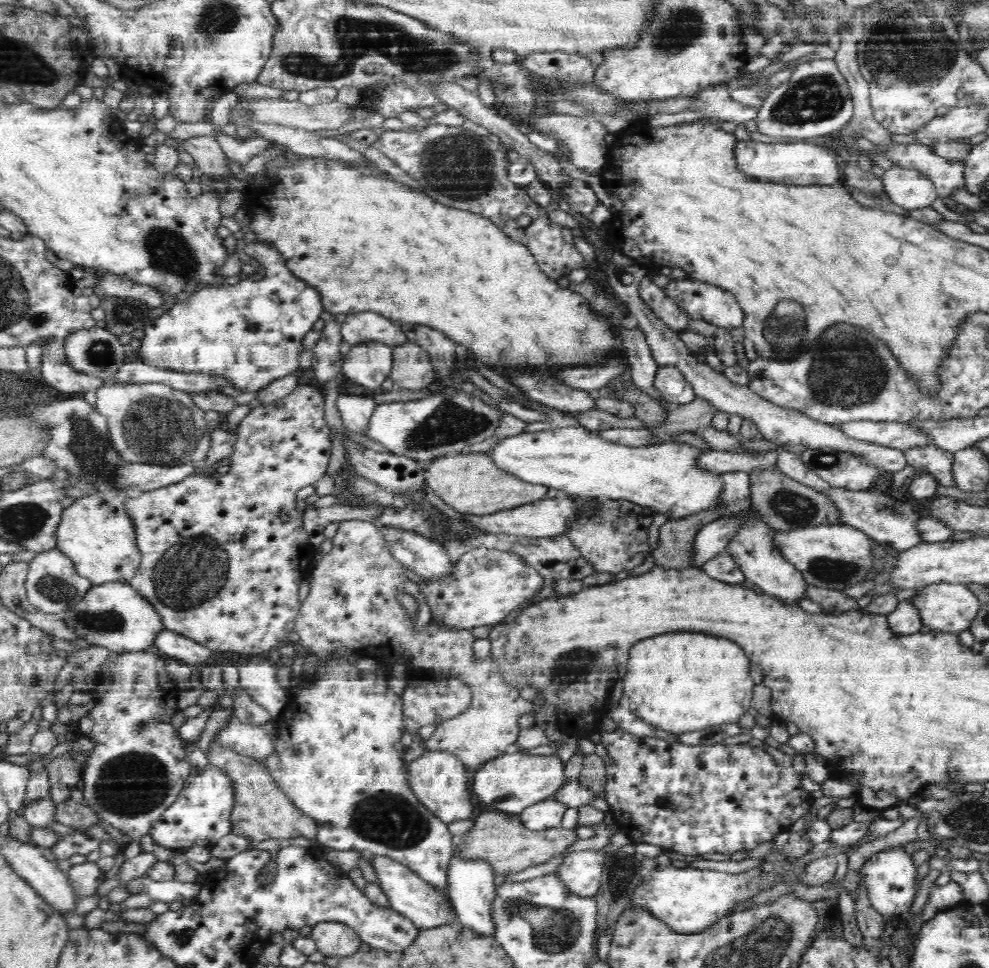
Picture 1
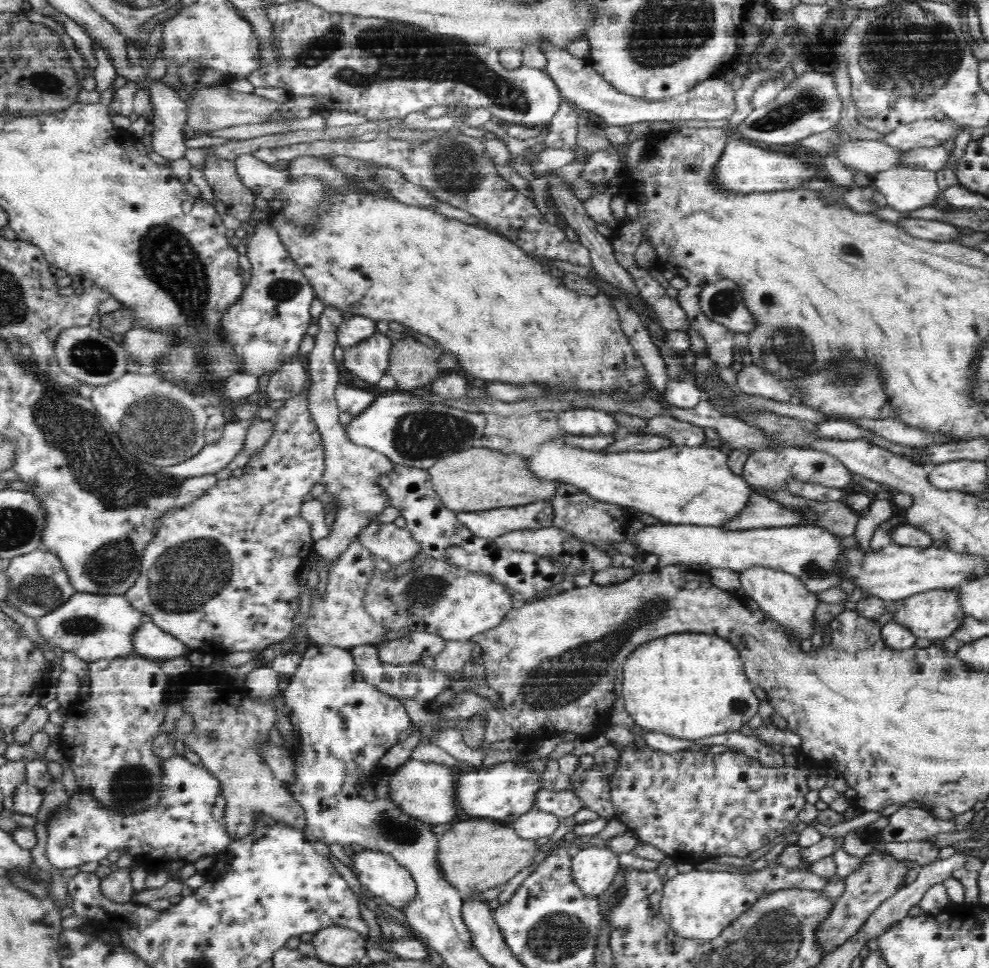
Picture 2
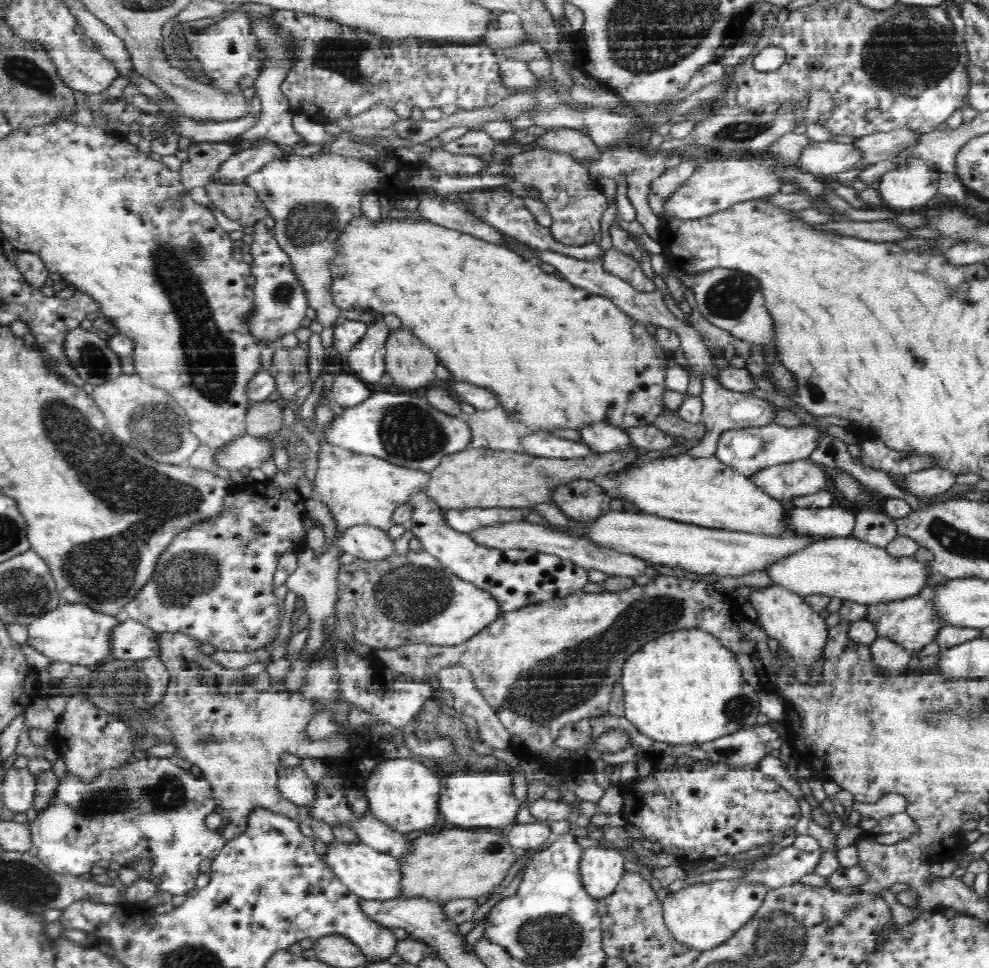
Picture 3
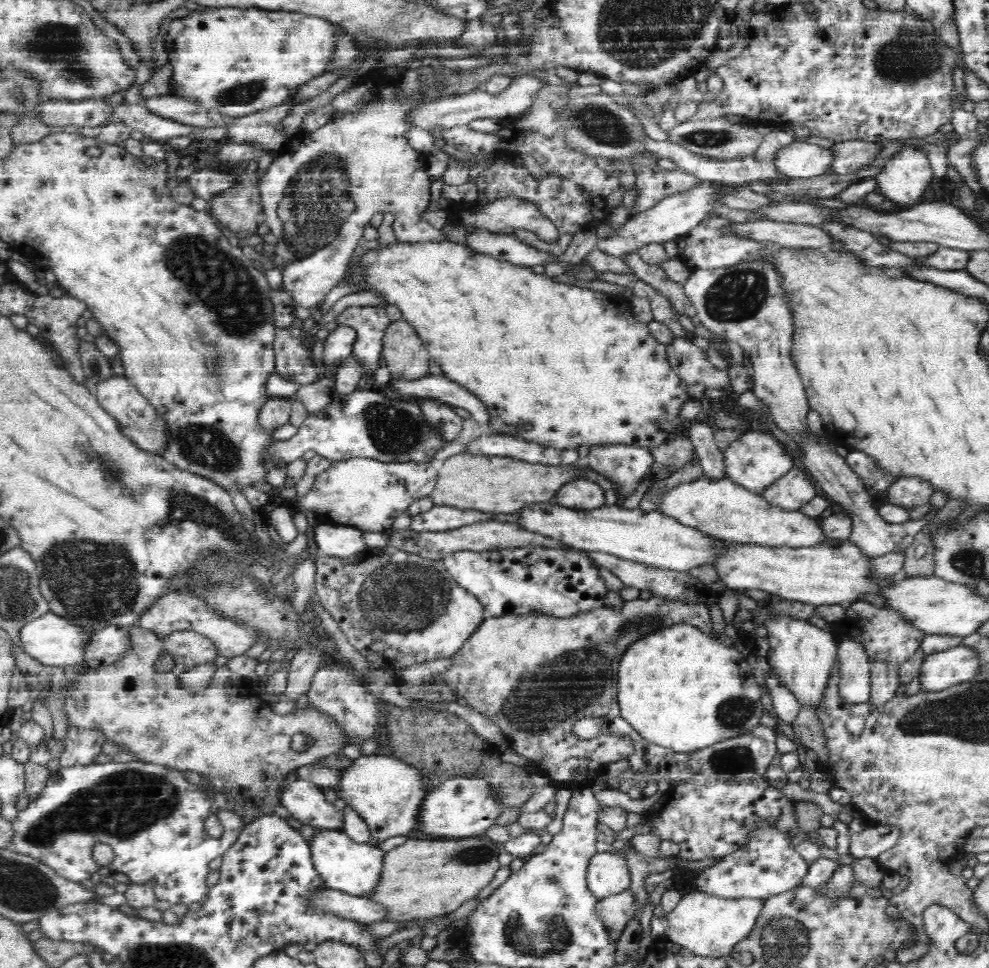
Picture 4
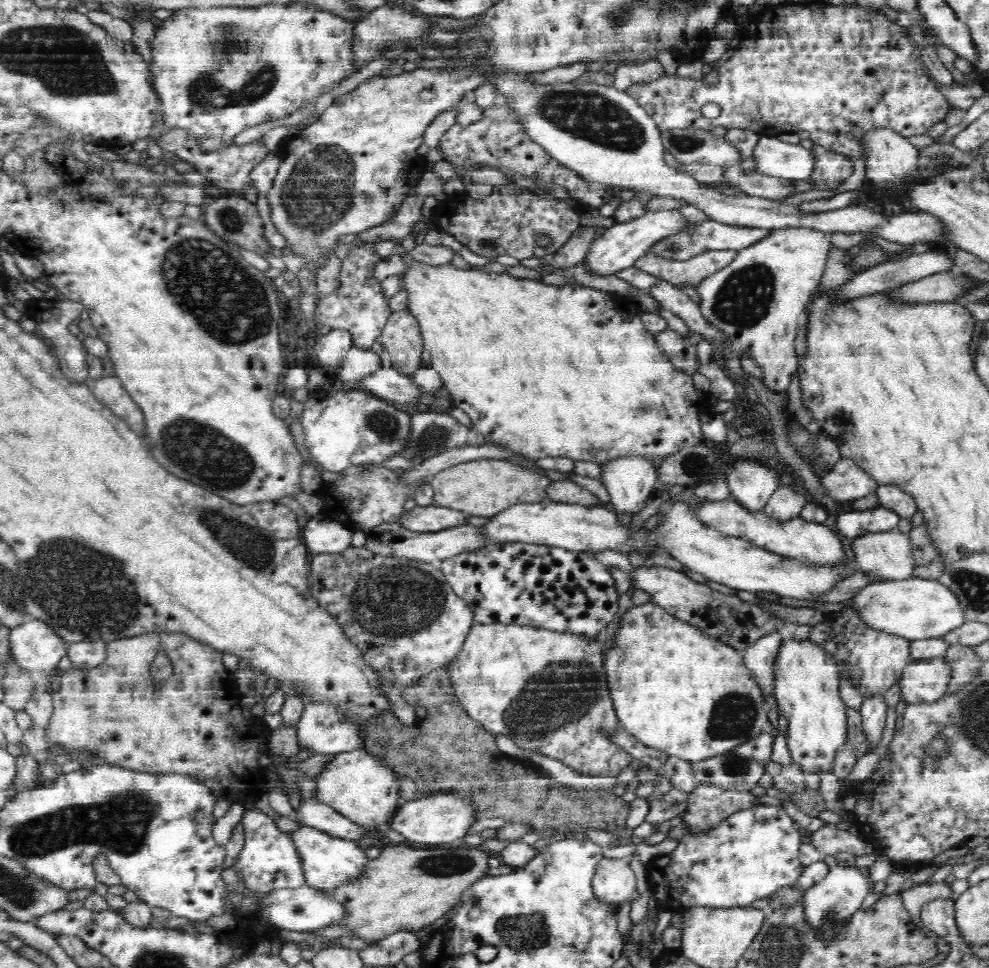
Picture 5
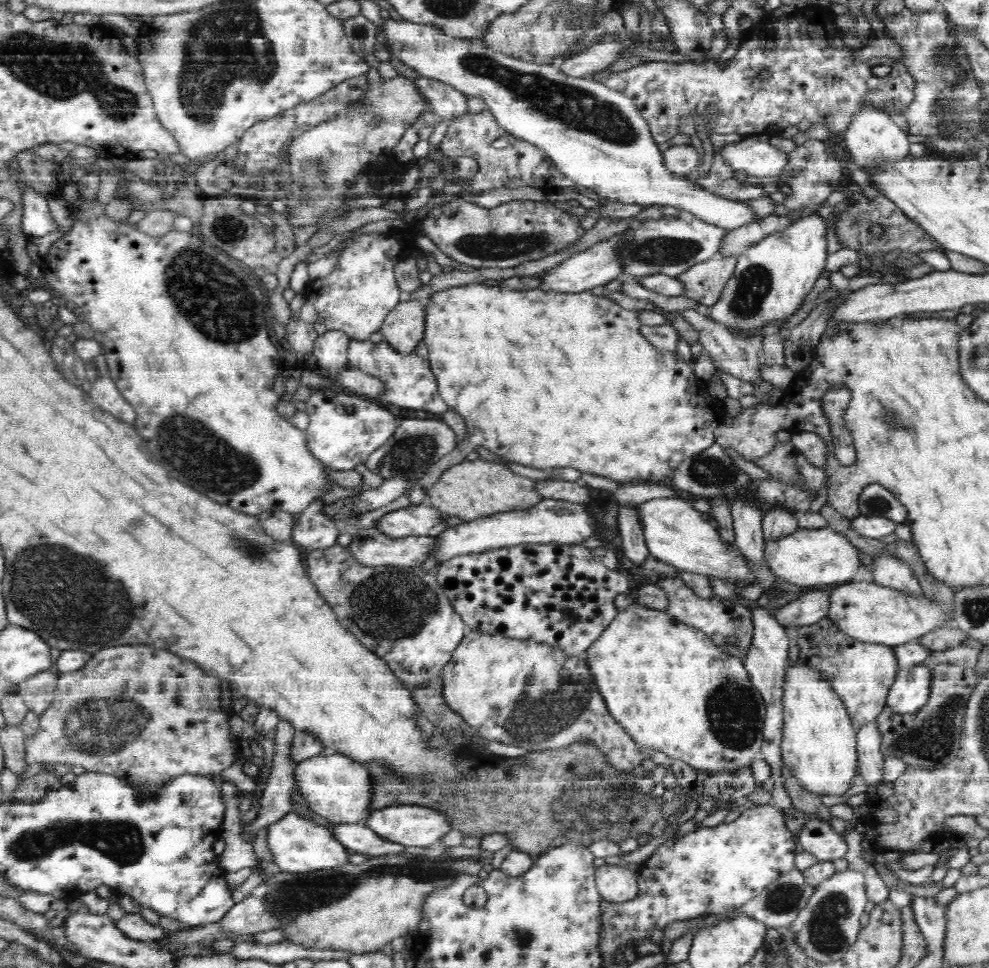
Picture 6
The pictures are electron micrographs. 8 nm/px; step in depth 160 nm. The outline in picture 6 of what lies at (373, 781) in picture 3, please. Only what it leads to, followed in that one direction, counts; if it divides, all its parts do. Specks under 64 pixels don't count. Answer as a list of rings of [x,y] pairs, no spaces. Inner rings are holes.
[[[328,752],[299,762],[295,770],[295,779],[309,808],[327,820],[332,822],[366,822],[374,812],[371,805],[374,802],[375,782],[372,782],[371,770],[368,770],[366,762],[361,760],[358,762],[347,754]]]

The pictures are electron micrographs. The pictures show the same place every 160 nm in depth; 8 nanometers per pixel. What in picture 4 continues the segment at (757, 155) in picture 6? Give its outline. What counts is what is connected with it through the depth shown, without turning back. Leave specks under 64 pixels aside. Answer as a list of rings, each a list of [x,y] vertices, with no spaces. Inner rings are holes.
[[[803,140],[790,144],[774,158],[780,173],[798,179],[810,179],[834,173],[835,150]]]

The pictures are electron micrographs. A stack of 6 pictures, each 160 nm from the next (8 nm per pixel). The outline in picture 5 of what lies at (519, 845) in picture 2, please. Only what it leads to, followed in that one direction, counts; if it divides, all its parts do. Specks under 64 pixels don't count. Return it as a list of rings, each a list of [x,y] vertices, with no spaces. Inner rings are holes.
[[[464,840],[432,846],[413,845],[409,842],[388,844],[377,858],[367,864],[363,879],[325,893],[335,896],[340,902],[345,902],[351,910],[350,916],[342,919],[341,924],[351,926],[359,938],[378,941],[398,930],[418,931],[444,916],[448,910],[461,902],[463,894],[472,885],[490,876],[488,874],[490,857],[490,852],[482,845],[470,846],[465,844]]]

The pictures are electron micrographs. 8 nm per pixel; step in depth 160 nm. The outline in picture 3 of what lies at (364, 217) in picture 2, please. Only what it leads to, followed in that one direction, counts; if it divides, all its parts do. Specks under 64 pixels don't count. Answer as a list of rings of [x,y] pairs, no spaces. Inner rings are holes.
[[[358,212],[344,228],[342,228],[340,234],[336,236],[336,240],[334,240],[334,244],[332,244],[332,249],[334,249],[334,255],[332,258],[328,258],[326,260],[326,267],[328,267],[328,273],[330,273],[330,279],[332,279],[332,284],[330,284],[328,292],[332,295],[332,300],[334,304],[342,309],[342,310],[359,310],[361,312],[370,312],[370,314],[374,315],[382,315],[385,314],[394,314],[397,316],[399,320],[402,321],[402,327],[408,331],[412,331],[412,334],[416,335],[420,340],[423,340],[430,348],[437,354],[438,358],[440,358],[439,364],[446,366],[446,368],[450,368],[450,372],[452,372],[452,380],[461,383],[472,383],[478,386],[485,386],[486,388],[491,388],[499,393],[499,404],[507,410],[508,413],[516,413],[522,417],[524,422],[527,422],[528,426],[543,426],[543,430],[547,432],[552,432],[553,429],[561,429],[561,428],[571,428],[578,429],[580,426],[584,426],[584,424],[590,424],[590,422],[598,422],[598,420],[607,420],[620,428],[630,428],[630,426],[648,426],[648,424],[652,425],[652,422],[656,419],[658,415],[660,415],[663,411],[667,410],[666,406],[662,402],[662,390],[666,388],[664,382],[664,354],[663,348],[659,346],[657,340],[653,335],[646,332],[646,328],[637,324],[632,318],[621,311],[610,299],[592,294],[590,291],[585,288],[580,288],[574,286],[568,280],[560,280],[552,273],[546,273],[542,271],[542,268],[538,267],[536,263],[533,263],[532,260],[528,260],[525,257],[519,255],[513,249],[506,247],[505,244],[498,244],[496,242],[488,242],[483,238],[478,238],[474,234],[470,234],[469,232],[464,232],[462,230],[458,230],[456,228],[448,228],[446,226],[440,226],[434,222],[430,222],[429,220],[414,220],[412,218],[404,217],[403,219],[398,219],[391,217],[380,218],[377,220],[370,220],[370,218],[366,218],[364,214]]]

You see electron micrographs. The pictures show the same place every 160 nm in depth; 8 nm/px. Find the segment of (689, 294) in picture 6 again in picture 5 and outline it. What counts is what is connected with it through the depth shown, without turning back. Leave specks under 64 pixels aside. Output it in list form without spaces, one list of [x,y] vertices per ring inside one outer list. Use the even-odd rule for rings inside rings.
[[[720,248],[704,250],[700,254],[690,256],[688,260],[670,260],[650,250],[644,256],[640,256],[633,266],[655,278],[671,282],[682,290],[687,284],[696,289],[700,278],[728,266],[738,253],[739,250],[735,248]]]

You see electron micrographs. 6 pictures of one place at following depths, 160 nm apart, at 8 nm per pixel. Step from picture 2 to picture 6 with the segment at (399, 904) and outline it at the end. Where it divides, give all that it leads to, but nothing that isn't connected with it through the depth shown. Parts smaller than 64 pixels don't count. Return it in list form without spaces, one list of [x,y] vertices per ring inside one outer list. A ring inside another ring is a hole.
[[[293,810],[270,826],[266,841],[268,848],[275,854],[275,862],[280,870],[292,874],[314,873],[344,866],[350,862],[350,854],[353,853],[334,838],[330,829]]]

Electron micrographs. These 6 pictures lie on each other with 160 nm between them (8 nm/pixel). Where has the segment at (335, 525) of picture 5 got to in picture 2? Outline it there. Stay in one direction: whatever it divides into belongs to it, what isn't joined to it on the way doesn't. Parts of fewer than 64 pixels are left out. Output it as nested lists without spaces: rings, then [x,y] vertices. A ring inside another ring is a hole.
[[[393,522],[369,523],[360,534],[364,546],[394,567],[410,560],[413,562],[424,550],[421,542],[414,539],[412,530],[398,528]]]

